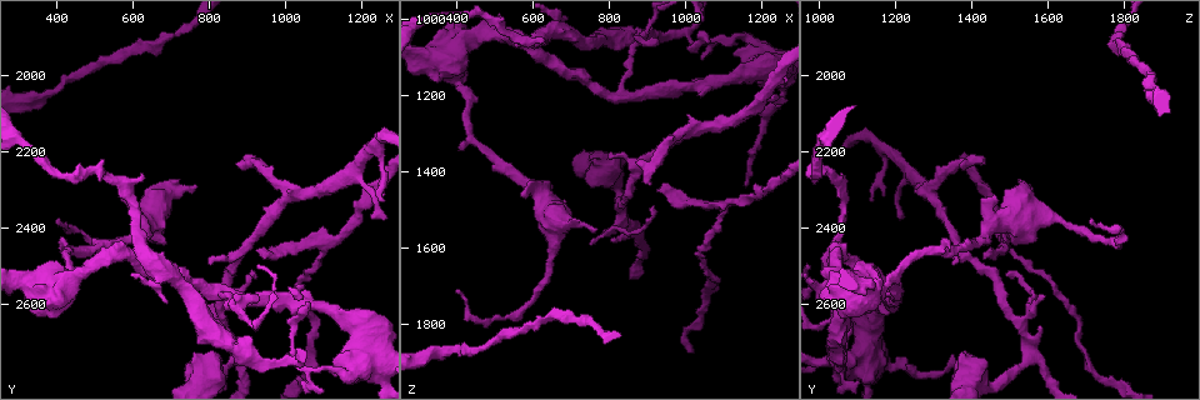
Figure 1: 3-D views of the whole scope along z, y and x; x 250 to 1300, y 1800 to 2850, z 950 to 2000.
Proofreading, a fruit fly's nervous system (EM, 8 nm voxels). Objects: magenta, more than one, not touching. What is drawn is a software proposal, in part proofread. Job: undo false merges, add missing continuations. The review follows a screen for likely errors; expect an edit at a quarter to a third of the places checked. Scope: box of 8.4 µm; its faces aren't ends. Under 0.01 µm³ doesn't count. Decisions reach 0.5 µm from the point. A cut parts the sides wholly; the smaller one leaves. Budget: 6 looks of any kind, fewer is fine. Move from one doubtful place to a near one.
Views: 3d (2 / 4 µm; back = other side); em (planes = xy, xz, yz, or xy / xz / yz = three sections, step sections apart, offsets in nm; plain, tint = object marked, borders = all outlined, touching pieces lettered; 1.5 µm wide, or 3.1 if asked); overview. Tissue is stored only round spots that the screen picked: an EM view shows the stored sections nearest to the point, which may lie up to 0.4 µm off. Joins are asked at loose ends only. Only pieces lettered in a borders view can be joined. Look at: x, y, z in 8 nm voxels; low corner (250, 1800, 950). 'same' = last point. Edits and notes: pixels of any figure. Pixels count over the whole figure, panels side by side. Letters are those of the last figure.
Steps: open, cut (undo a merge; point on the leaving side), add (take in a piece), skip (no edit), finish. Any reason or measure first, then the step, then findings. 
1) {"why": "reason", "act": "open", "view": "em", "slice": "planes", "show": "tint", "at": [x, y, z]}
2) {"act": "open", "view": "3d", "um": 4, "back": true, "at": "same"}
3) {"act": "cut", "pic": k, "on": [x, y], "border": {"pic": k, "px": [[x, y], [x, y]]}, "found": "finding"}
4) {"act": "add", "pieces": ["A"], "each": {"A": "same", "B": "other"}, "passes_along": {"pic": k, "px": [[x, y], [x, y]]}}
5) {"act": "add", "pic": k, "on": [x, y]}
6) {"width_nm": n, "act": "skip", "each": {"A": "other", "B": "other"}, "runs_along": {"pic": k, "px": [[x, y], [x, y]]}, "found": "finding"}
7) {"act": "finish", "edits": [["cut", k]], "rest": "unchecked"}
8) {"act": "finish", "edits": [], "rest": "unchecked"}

{"act": "open", "view": "3d", "um": 2, "at": [875, 2715, 1050]}

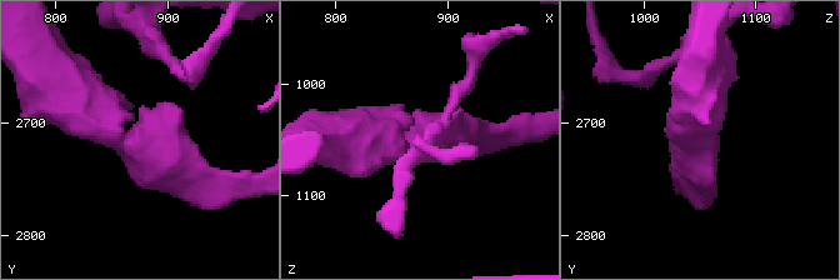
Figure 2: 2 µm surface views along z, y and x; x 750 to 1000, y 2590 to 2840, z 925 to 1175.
{"arm_widths_nm": [170, 340], "act": "open", "view": "em", "slice": "yz", "step": 4, "show": "tint", "at": [872, 2708, 1042]}

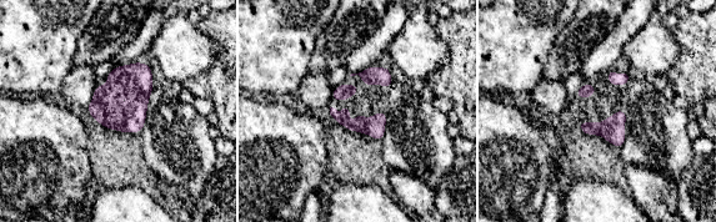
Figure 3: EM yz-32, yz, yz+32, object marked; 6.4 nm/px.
{"act": "open", "view": "em", "slice": "planes", "show": "borders", "at": "same"}

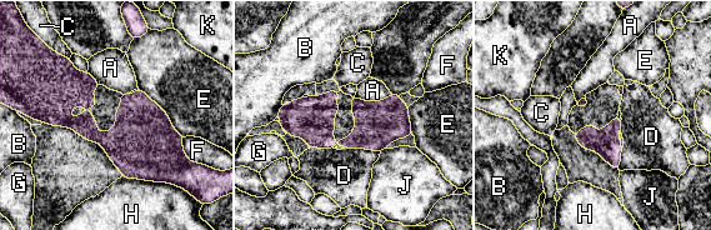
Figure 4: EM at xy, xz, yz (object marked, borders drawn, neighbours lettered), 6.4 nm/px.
{"act": "skip", "each": {"A": "other", "B": "other", "C": "other", "D": "other", "E": "other", "F": "other", "G": "other", "H": "other", "J": "other", "K": "other"}, "runs_along": {"pic": 4, "px": [[281, 114], [329, 143], [407, 131]]}, "found": "continuous, no second neuron"}

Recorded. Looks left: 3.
{"why": "three-way junction", "act": "open", "view": "em", "slice": "yz", "step": 8, "show": "tint", "at": [830, 2575, 1205]}

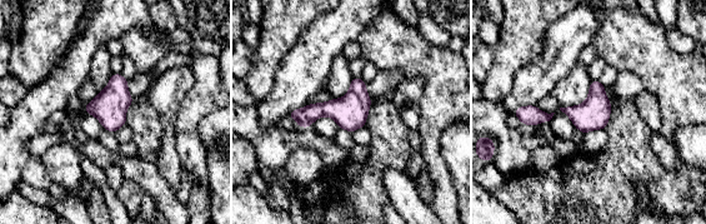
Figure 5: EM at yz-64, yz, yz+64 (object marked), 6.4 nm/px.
{"act": "open", "view": "em", "slice": "yz", "step": 8, "show": "borders", "at": "same"}

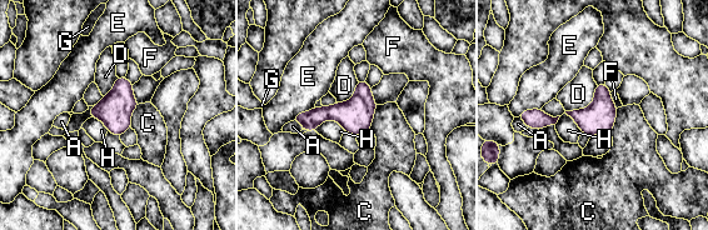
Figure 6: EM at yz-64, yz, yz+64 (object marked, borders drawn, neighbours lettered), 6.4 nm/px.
{"act": "skip", "each": {"A": "other", "C": "other", "D": "other", "E": "other", "F": "other", "G": "other", "H": "other"}, "border": {"pic": 6, "px": [[378, 105], [369, 129]]}, "found": "continuous, no second neuron"}

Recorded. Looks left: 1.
{"why": "sharp bend", "act": "open", "view": "em", "slice": "planes", "show": "borders", "at": [1095, 2770, 1070]}

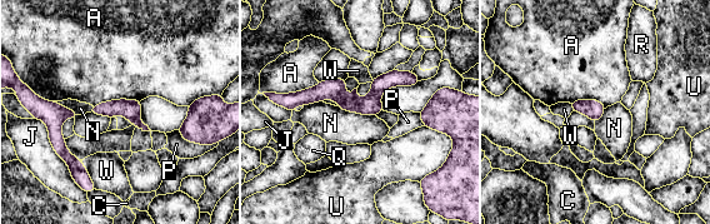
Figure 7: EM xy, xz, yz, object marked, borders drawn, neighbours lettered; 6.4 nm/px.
{"width_nm": 100, "act": "cut", "pic": 7, "on": [370, 105], "each": {"A": "other", "C": "other", "J": "other", "N": "other", "P": "other", "Q": "other", "R": "other", "U": "other", "W": "other"}, "border": {"pic": 7, "px": [[373, 89], [380, 95]]}, "found": "a second neuron is stuck on"}

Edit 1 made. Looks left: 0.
{"act": "finish", "edits": [["cut", 7]], "rest": "unchecked"}

